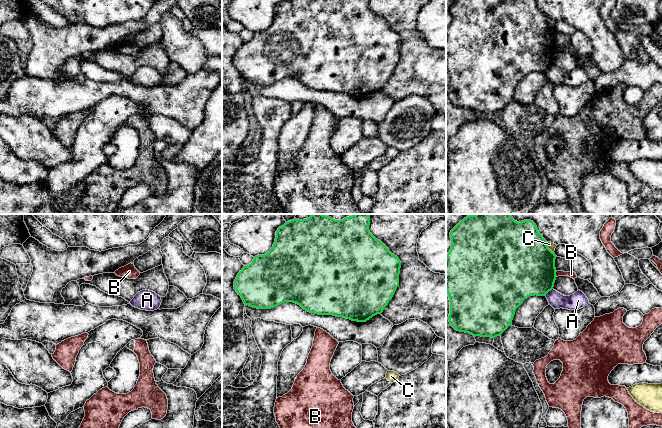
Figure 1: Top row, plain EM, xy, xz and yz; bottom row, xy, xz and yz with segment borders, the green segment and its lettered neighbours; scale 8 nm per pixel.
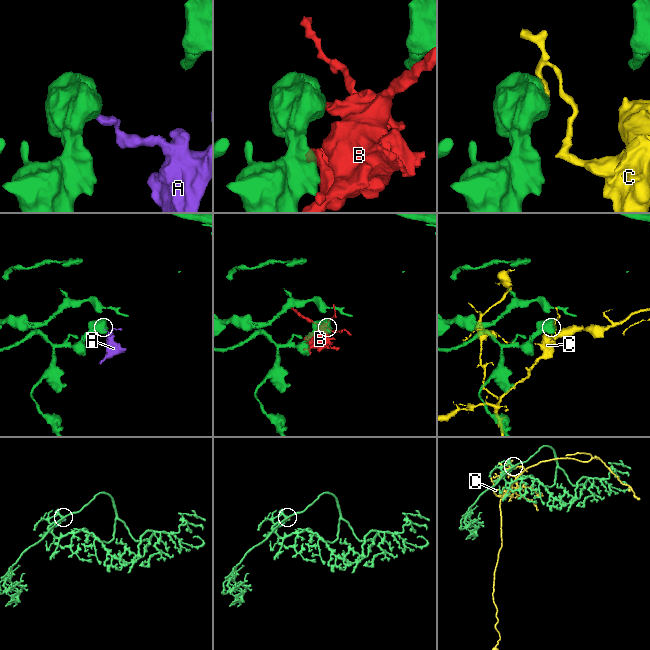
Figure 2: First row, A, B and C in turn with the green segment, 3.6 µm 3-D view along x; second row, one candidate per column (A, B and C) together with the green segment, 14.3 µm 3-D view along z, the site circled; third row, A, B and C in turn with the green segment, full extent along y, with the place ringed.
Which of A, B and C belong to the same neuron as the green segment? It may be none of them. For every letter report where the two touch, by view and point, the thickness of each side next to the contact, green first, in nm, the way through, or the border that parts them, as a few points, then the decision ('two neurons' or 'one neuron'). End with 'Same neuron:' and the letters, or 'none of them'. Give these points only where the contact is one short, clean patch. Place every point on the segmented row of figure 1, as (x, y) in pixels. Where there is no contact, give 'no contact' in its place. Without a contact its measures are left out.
A: meets green in yz at (548, 291); 440 nm thick on the green side, 140 nm on the other; border along yz (552, 288), (545, 295); two neurons
B: meets green in yz at (555, 274); 480 nm thick on the green side, 50 nm on the other; two neurons
C: meets green in yz at (547, 247); 500 nm thick on the green side, 60 nm on the other; two neurons
Same neuron: none of them

